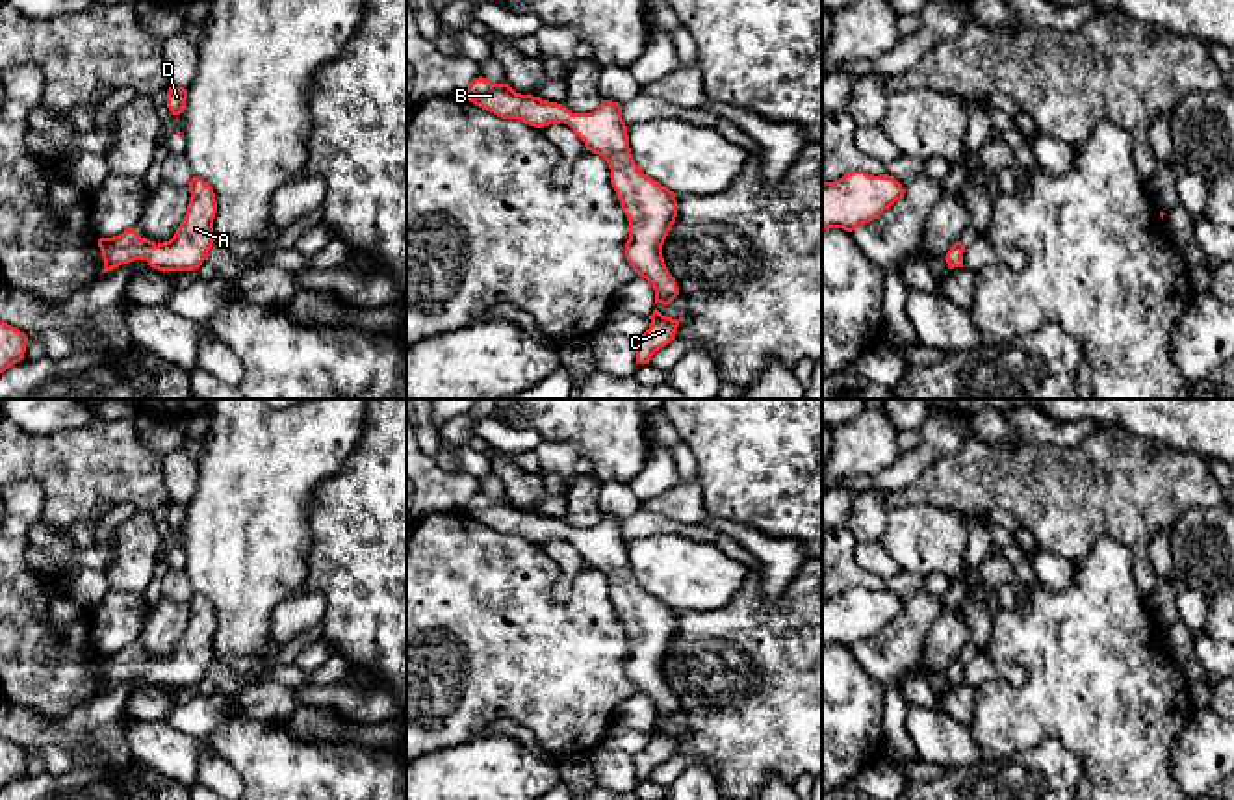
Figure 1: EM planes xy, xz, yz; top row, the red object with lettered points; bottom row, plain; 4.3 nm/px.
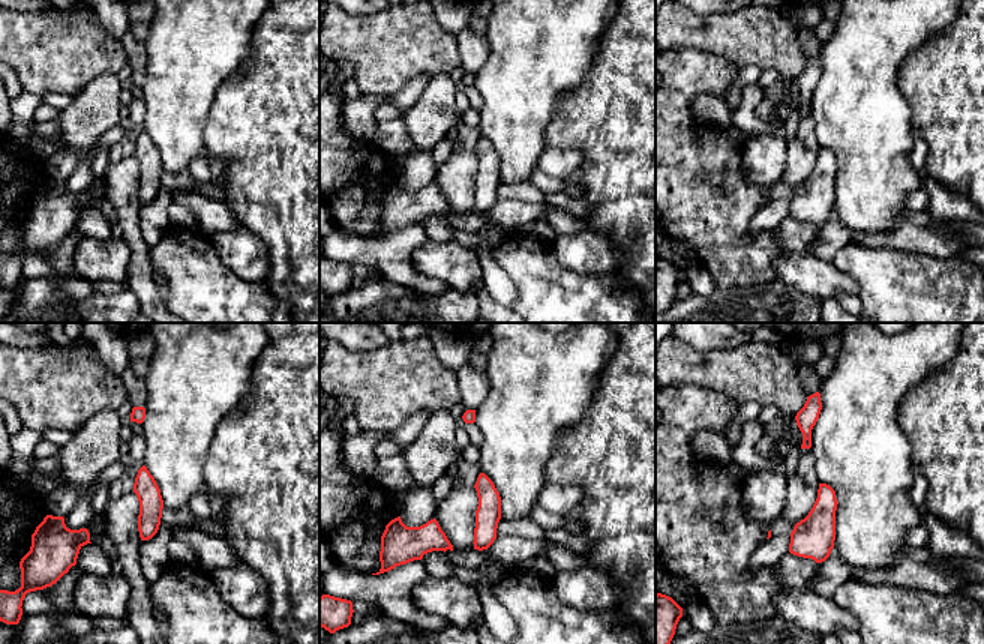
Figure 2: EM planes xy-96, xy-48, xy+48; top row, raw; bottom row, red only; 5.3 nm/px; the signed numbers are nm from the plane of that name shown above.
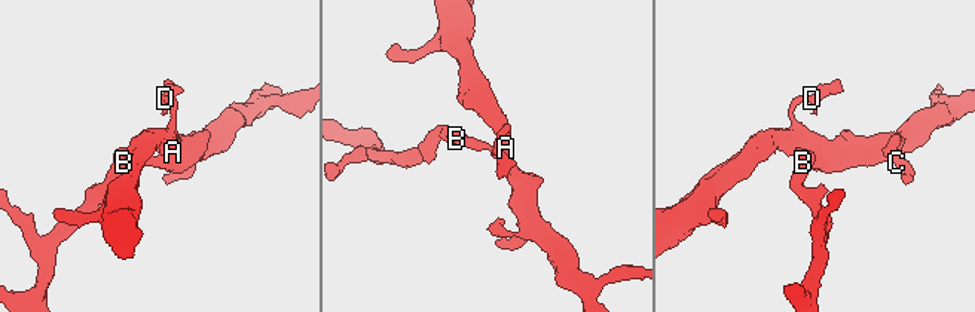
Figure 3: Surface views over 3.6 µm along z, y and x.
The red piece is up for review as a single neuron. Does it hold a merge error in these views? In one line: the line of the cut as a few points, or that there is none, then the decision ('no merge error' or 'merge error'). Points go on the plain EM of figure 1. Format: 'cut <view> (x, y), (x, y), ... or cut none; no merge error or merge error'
cut none; no merge error

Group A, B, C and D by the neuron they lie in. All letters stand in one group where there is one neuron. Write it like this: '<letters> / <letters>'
A B C D

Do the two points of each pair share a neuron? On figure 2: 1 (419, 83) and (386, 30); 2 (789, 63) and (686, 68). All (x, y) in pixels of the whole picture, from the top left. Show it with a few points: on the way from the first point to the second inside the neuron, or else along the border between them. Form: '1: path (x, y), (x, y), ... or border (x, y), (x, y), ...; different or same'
1: border (432, 75), (416, 75), (389, 98); different
2: border (705, 53), (726, 59), (740, 68); different

